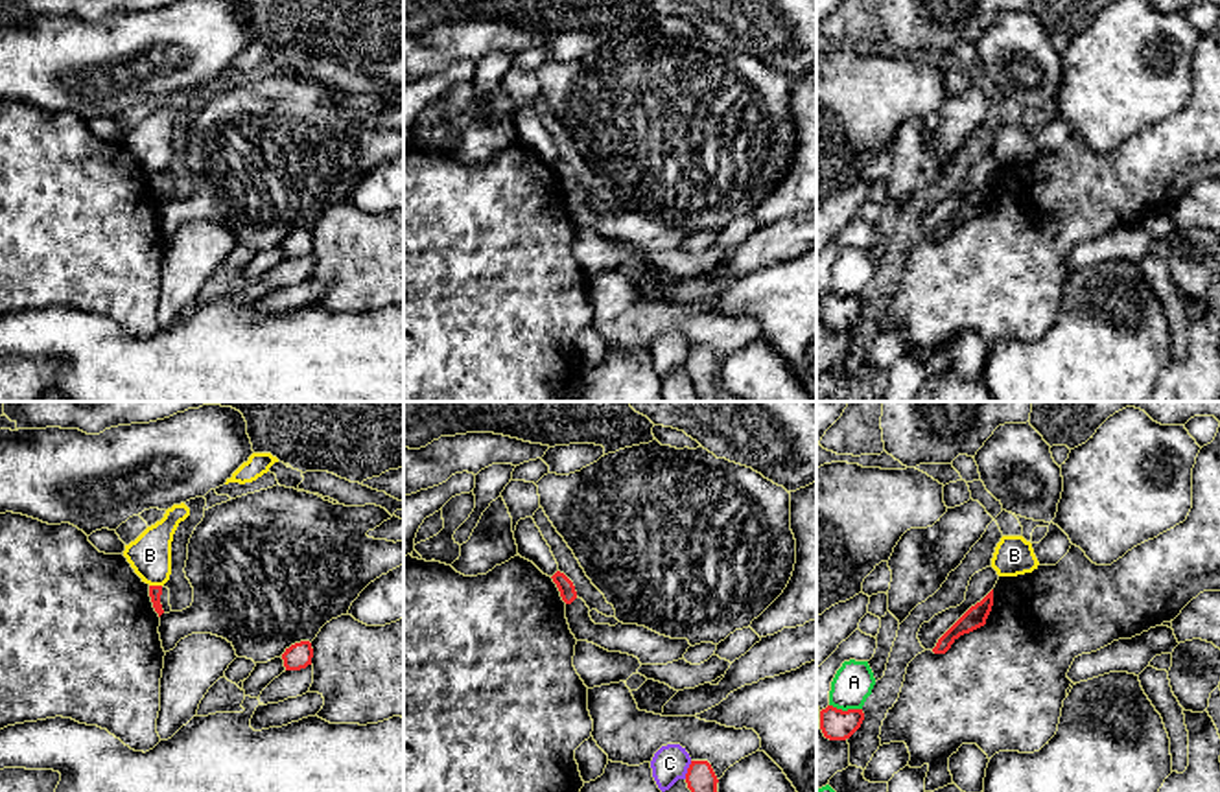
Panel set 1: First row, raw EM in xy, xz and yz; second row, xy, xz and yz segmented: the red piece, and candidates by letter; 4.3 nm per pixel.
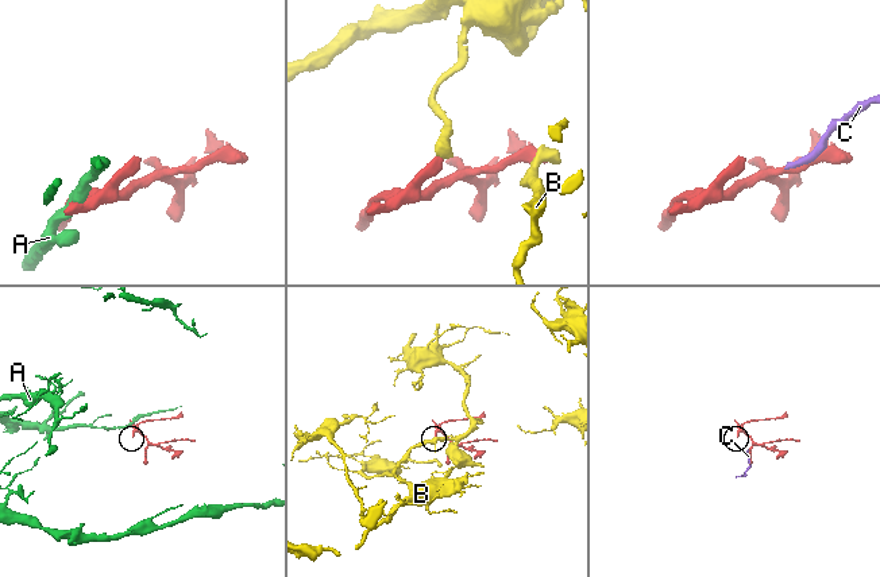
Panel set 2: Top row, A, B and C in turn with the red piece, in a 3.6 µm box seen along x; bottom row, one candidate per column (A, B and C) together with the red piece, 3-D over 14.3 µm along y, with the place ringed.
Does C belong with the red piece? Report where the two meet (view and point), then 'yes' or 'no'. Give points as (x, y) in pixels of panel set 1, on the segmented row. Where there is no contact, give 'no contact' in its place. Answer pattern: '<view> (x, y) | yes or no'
xz (688, 770) | no

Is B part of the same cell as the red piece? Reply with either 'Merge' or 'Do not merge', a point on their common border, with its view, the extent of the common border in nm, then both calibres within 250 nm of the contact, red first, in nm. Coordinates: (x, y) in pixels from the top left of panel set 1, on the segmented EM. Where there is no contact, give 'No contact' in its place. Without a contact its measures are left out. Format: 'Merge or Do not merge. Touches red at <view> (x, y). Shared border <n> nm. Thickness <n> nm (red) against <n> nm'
Do not merge. Touches red at xy (155, 586). Shared border 60 nm. Thickness 60 nm (red) against 190 nm

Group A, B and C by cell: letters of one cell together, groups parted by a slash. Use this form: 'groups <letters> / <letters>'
groups A / B / C

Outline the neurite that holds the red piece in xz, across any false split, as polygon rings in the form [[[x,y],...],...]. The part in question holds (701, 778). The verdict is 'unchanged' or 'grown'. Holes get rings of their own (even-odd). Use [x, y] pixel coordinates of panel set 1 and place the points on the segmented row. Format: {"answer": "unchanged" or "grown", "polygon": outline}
{"answer": "unchanged", "polygon": [[[691,761],[686,783],[691,792],[717,792],[717,775],[708,761]]]}

